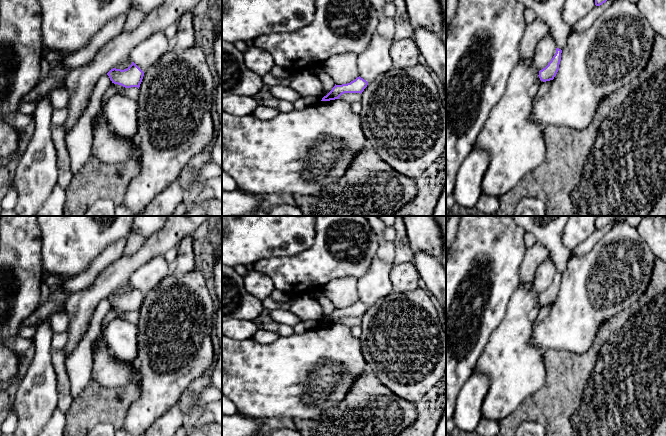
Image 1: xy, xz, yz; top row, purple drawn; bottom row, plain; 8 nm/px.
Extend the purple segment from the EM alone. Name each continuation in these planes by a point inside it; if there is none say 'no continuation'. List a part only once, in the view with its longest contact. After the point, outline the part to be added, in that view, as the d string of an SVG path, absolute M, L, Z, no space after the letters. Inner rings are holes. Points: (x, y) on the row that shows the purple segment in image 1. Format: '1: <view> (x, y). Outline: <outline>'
no continuation

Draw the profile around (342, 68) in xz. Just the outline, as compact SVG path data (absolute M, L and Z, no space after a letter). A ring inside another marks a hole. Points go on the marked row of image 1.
M353 52L331 56L322 63L322 67L336 85L350 83L359 77L357 55Z

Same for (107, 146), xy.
M102 113L96 117L92 133L91 155L103 163L125 163L133 157L133 143L124 137L118 136L109 126L106 117Z

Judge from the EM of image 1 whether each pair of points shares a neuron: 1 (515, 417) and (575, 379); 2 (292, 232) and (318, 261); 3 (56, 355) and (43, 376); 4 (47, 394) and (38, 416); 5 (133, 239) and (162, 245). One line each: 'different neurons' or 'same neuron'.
1: same neuron
2: different neurons
3: different neurons
4: same neuron
5: different neurons

